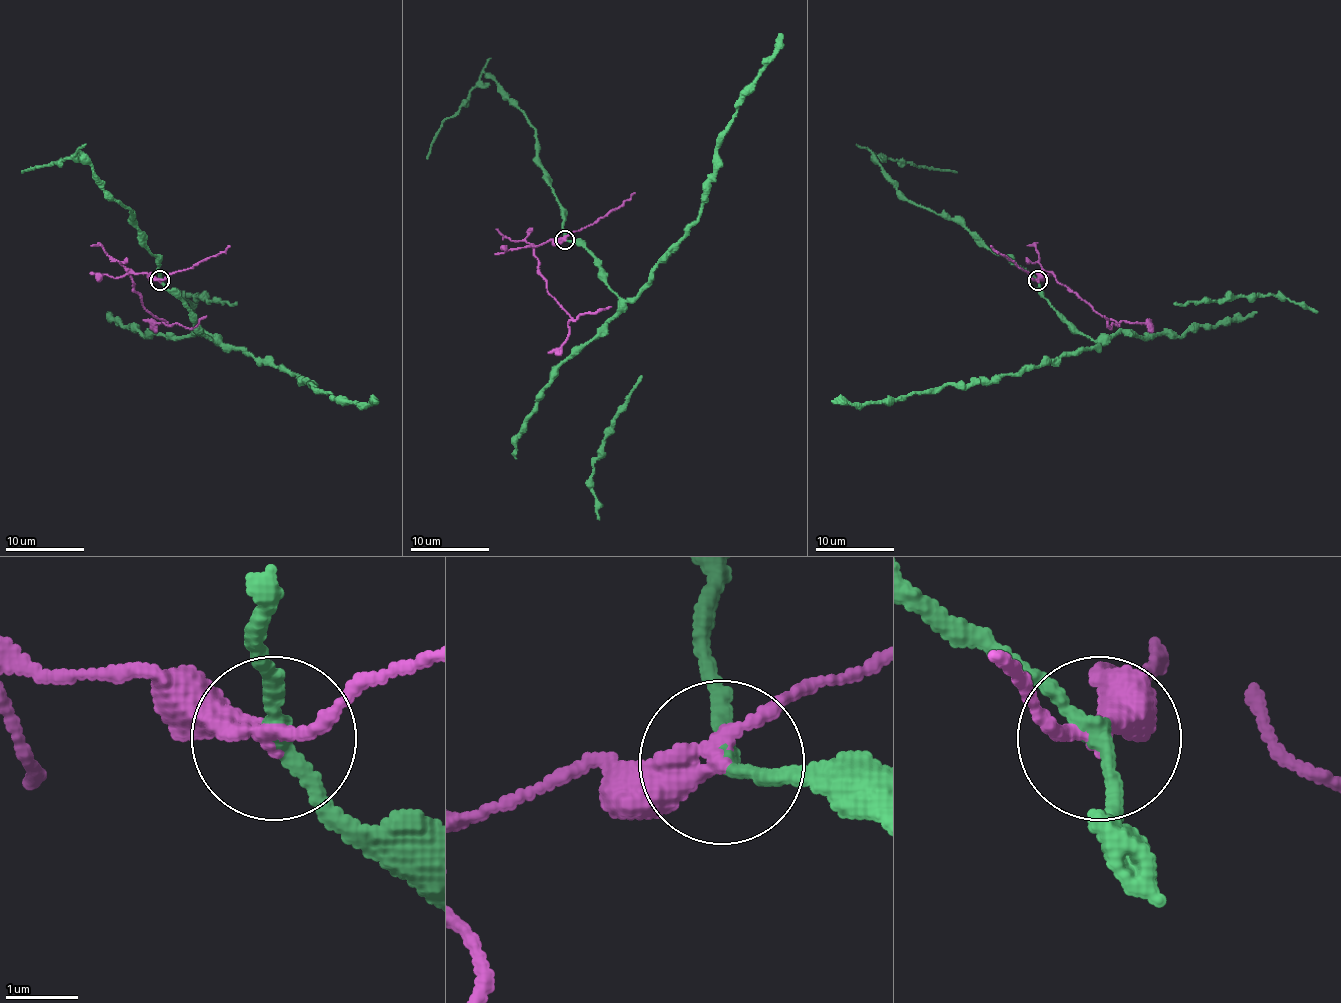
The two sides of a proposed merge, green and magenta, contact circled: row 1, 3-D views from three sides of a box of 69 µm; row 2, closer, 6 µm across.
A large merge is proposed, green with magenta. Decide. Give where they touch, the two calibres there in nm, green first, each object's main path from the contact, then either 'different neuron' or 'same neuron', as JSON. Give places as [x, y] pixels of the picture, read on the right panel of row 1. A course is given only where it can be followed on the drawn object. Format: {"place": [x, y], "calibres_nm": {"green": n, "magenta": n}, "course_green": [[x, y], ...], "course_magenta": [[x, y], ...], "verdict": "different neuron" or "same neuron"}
{"place": [1038, 280], "calibres_nm": {"green": 200, "magenta": 260}, "course_green": [[1037, 279], [1039, 293], [1098, 345], [1045, 358], [1017, 374], [942, 384], [897, 398], [832, 402]], "course_magenta": [[1037, 279], [1039, 274], [1047, 272], [1118, 325], [1110, 327], [1104, 315]], "verdict": "different neuron"}

